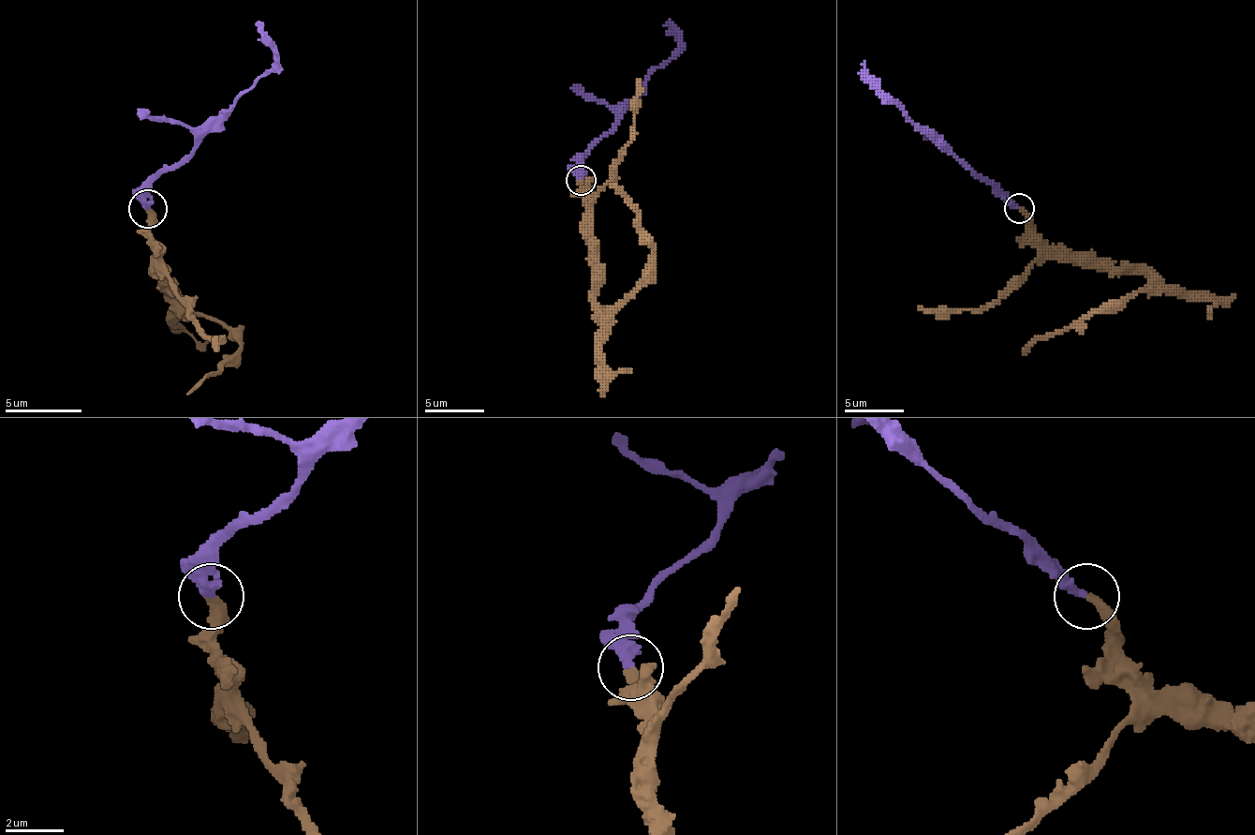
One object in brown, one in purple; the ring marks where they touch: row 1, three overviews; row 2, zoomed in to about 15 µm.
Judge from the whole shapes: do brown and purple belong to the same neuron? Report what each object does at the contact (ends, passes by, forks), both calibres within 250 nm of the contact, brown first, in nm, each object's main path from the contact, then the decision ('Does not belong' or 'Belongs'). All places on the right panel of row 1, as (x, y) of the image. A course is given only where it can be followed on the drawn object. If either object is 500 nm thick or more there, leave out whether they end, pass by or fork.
At the ring brown ends. At the ring purple ends. Thickness 400 nm (brown) against 320 nm. Course of brown: (1020, 208), (1050, 246), (1091, 252), (1118, 270), (1139, 270), (1148, 279), (1115, 303), (1050, 333), (1023, 354). Course of purple: (1020, 208), (922, 133), (885, 94), (864, 61). Belongs

